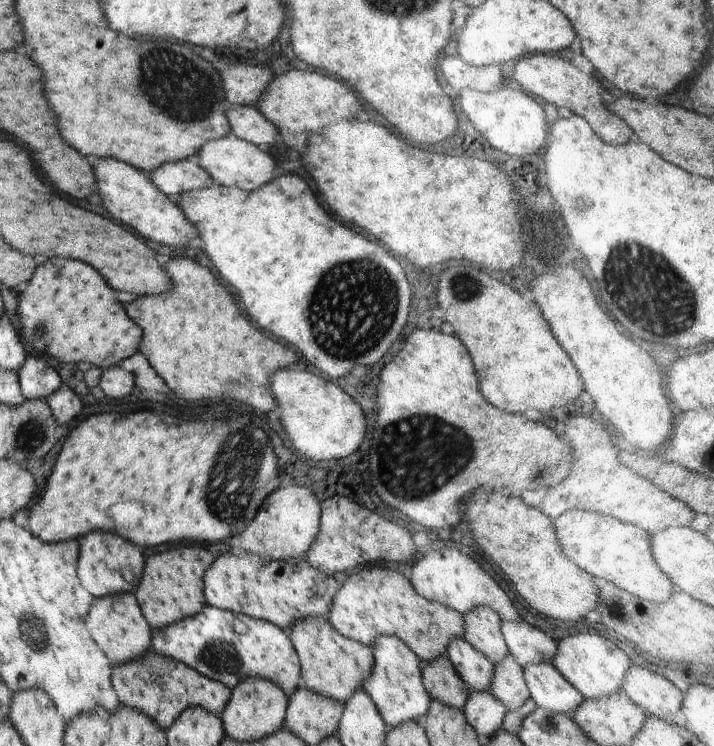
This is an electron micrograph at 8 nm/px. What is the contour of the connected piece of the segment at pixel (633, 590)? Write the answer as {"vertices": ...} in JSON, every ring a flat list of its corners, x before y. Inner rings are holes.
{"vertices":[[570,510,554,520,558,544,568,560,584,568,584,572,616,584,620,590,638,596,642,600,666,602,672,596,672,582,656,566,650,552,650,538,644,530,622,524,612,516,600,516,596,512]]}

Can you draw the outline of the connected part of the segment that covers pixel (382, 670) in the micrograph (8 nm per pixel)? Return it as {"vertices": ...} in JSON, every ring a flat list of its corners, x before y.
{"vertices":[[382,634,372,644,374,664,372,674,364,681,362,688,378,708,387,730,396,728,408,720,420,721,428,710,431,698,421,679,421,661,398,636]]}

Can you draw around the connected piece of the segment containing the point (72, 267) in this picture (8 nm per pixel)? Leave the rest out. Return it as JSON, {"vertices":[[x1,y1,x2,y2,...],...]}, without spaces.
{"vertices":[[52,258,52,260,46,260,44,264,36,266,36,272,32,274,32,278,28,281,26,290,20,293,19,298,20,300,13,305,14,307,17,307,20,317,20,326,22,326,22,329,19,330,19,334,21,335,22,341,24,340,26,344,30,344,30,346,32,346,32,348,34,348,38,354,52,356,52,358,56,358,56,360,60,360,60,362,66,362,66,364,88,362,94,366,98,366,98,368,100,368,102,371,105,371,107,368,117,365,120,360,124,360,125,358,132,356,132,354,138,350,138,344,140,344,140,338,142,338,142,330,136,326,136,322,132,322,132,320,128,318,128,314,126,314,126,310,124,310,124,305,116,302,116,298,114,298,114,292,110,292,108,284,102,280,102,276,100,276,100,274,98,274,94,268,90,268,88,264,84,264,84,262,76,262,76,260,64,260,64,258]]}

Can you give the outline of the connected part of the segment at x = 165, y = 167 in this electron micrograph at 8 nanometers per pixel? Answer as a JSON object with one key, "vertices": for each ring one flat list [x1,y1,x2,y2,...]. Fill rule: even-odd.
{"vertices":[[191,159,162,164,160,168,151,171,149,176,156,188,168,196,170,194,180,196,184,192,210,188,216,184,212,176]]}

